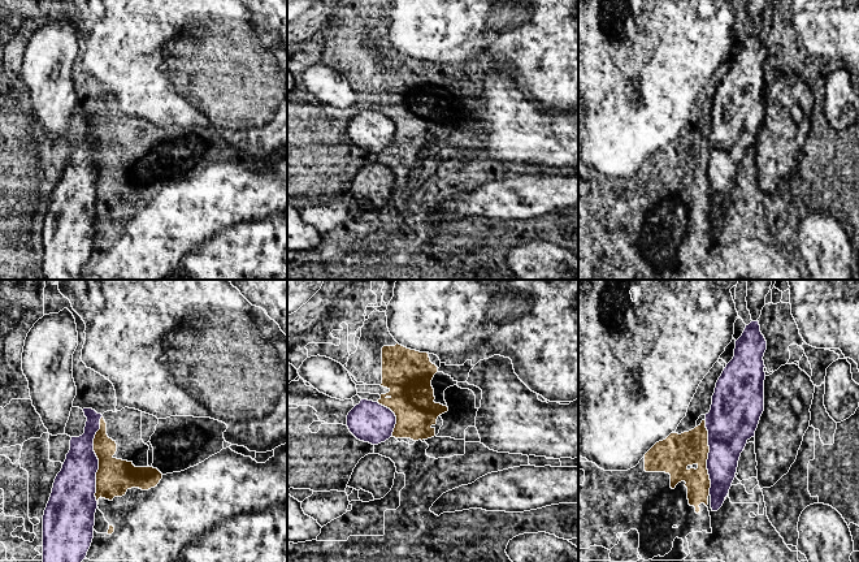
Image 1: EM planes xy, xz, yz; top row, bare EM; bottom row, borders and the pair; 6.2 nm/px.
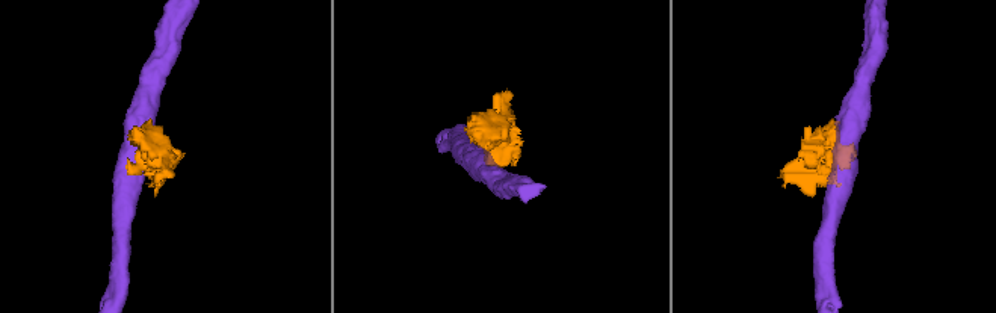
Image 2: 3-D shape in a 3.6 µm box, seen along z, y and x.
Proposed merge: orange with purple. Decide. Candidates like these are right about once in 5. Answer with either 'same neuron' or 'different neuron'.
different neuron

